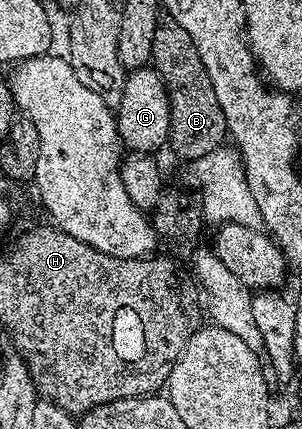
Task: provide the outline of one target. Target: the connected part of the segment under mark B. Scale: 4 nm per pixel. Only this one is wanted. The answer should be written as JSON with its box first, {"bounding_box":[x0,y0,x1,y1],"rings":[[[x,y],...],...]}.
{"bounding_box":[151,20,229,163],"rings":[[[165,20],[156,29],[151,64],[159,71],[164,86],[168,88],[168,102],[172,108],[168,136],[170,149],[173,149],[184,163],[191,163],[202,159],[202,155],[210,155],[210,151],[221,148],[229,136],[226,115],[222,107],[218,107],[214,83],[210,83],[210,75],[206,75],[206,67],[202,67],[202,59],[198,59],[198,51],[190,35],[182,31],[176,21]]]}

